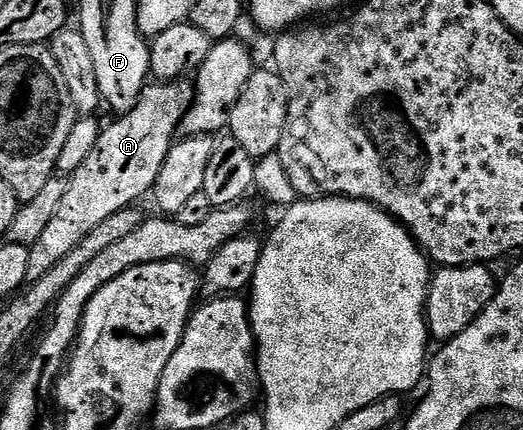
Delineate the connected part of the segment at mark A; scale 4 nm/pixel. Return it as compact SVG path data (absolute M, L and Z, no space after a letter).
M179 79L167 83L150 83L142 90L142 97L133 112L119 116L98 134L99 146L90 158L69 178L70 187L60 203L60 211L44 227L40 239L29 246L30 277L45 276L66 255L73 251L89 233L96 231L104 219L116 211L139 204L142 196L149 194L158 182L162 168L176 144L186 116L194 106L195 86L189 80Z

